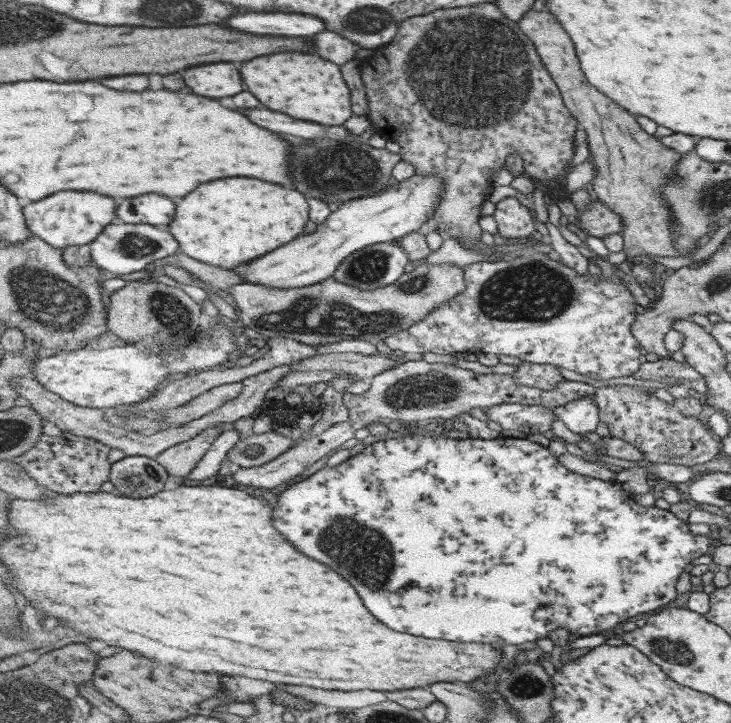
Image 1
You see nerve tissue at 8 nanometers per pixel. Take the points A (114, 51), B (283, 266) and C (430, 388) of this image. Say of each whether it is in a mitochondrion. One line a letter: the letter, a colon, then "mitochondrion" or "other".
A: other
B: other
C: mitochondrion

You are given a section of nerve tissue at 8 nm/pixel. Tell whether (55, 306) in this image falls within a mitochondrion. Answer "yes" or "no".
yes

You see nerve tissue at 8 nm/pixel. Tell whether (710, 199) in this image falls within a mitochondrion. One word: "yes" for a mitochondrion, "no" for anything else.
yes

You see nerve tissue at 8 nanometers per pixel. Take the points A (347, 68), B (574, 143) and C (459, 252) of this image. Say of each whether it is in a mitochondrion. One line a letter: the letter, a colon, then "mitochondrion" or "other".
A: other
B: other
C: other

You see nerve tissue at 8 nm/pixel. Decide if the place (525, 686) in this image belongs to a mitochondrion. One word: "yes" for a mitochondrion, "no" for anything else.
yes

